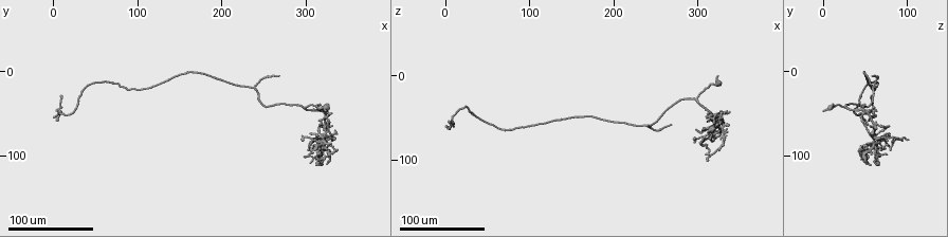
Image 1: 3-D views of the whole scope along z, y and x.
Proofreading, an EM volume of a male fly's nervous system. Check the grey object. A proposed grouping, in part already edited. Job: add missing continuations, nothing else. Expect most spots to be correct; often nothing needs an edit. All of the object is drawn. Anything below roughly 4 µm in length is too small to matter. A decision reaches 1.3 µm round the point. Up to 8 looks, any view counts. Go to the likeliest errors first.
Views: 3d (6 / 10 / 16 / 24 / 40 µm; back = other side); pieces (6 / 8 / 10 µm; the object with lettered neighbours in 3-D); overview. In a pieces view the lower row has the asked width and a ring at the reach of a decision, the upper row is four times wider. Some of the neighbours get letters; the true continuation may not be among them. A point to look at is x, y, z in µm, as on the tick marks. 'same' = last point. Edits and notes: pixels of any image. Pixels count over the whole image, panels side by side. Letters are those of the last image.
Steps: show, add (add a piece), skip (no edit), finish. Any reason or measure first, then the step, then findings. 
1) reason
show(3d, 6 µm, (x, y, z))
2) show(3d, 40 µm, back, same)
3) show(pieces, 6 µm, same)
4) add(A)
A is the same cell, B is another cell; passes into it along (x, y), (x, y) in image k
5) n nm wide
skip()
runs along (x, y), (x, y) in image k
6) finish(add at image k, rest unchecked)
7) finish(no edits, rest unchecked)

tapers out
show(3d, 24 µm, (266, 8, 60))

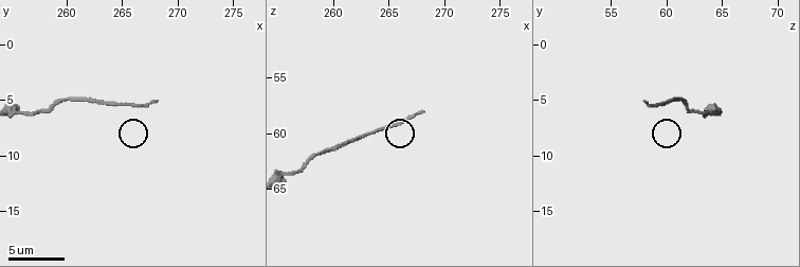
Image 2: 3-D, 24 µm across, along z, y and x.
show(pieces, 6 µm, (268.0, 5.2, 58.0))

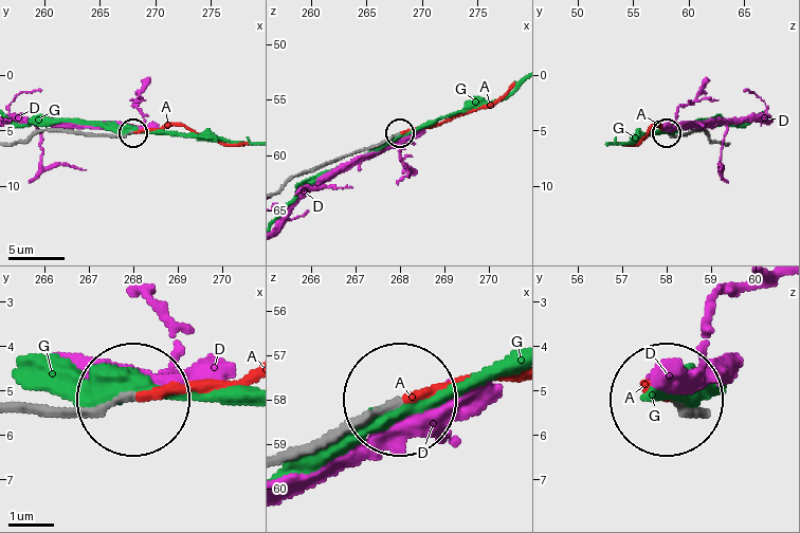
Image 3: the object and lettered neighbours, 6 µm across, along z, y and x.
add(A)
A is the same cell, D and G are other cells; passes into it along (369, 148), (399, 134), (491, 104), (512, 84) in image 3; it goes on there

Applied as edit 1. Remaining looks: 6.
show(overview)

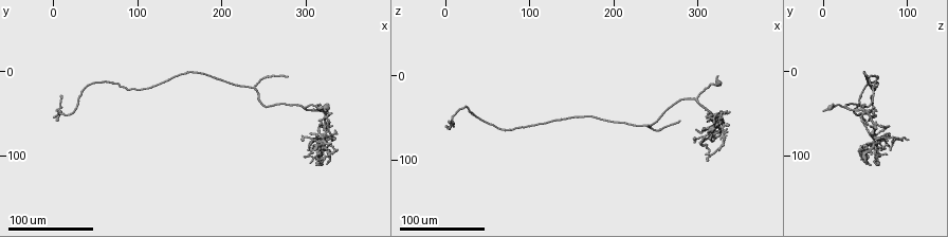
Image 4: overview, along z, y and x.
end of a long branch
show(3d, 24 µm, (276, 8, 52))

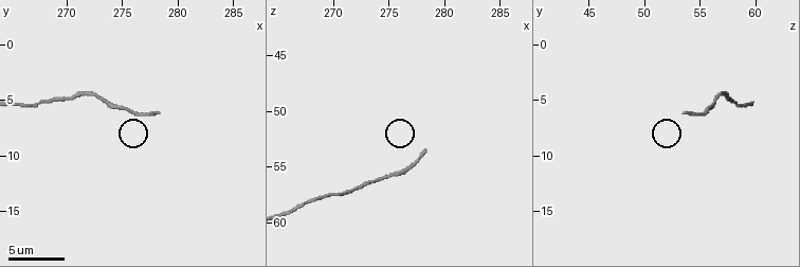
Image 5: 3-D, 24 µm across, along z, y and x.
see the neighbours
show(pieces, 10 µm, (278.2, 6.2, 53.6))

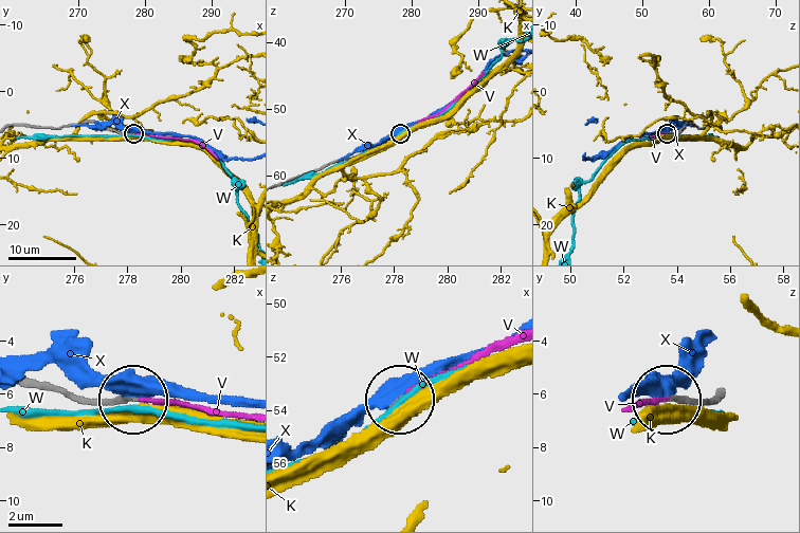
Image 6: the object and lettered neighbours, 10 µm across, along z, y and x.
220 nm wide
add(V)
V is the same cell, K, W and X are other cells; passes into it along (719, 391), (709, 398), (636, 405) in image 6; it goes on there

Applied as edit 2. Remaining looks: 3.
branch stops here
show(3d, 24 µm, (326, 110, 50))

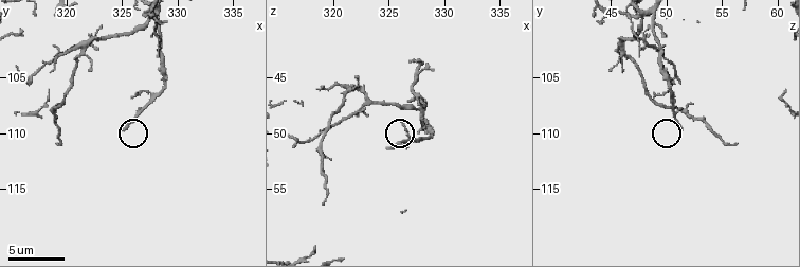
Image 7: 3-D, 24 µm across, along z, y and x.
show(pieces, 10 µm, (324.8, 109.6, 51.4))

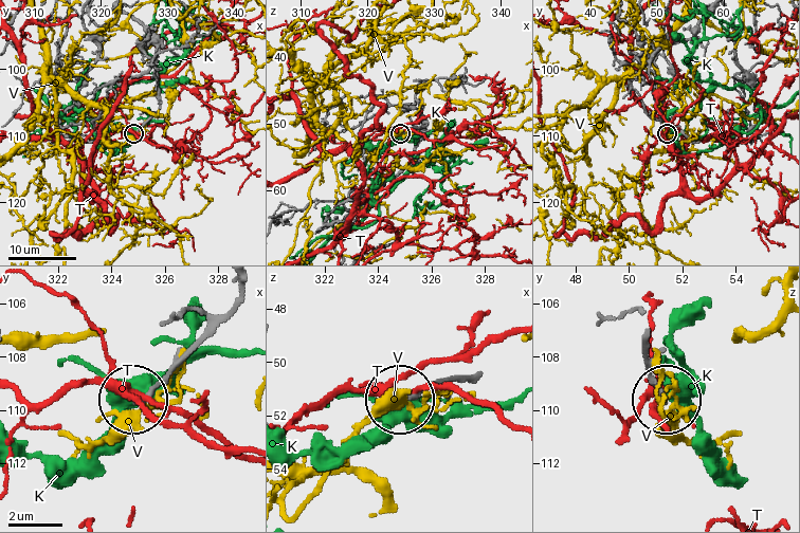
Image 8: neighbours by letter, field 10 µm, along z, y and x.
180 nm wide
skip()
K, T and V are other cells; no lettered piece goes on from it

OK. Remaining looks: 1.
finish(add at image 3, add at image 6, rest unchecked)

